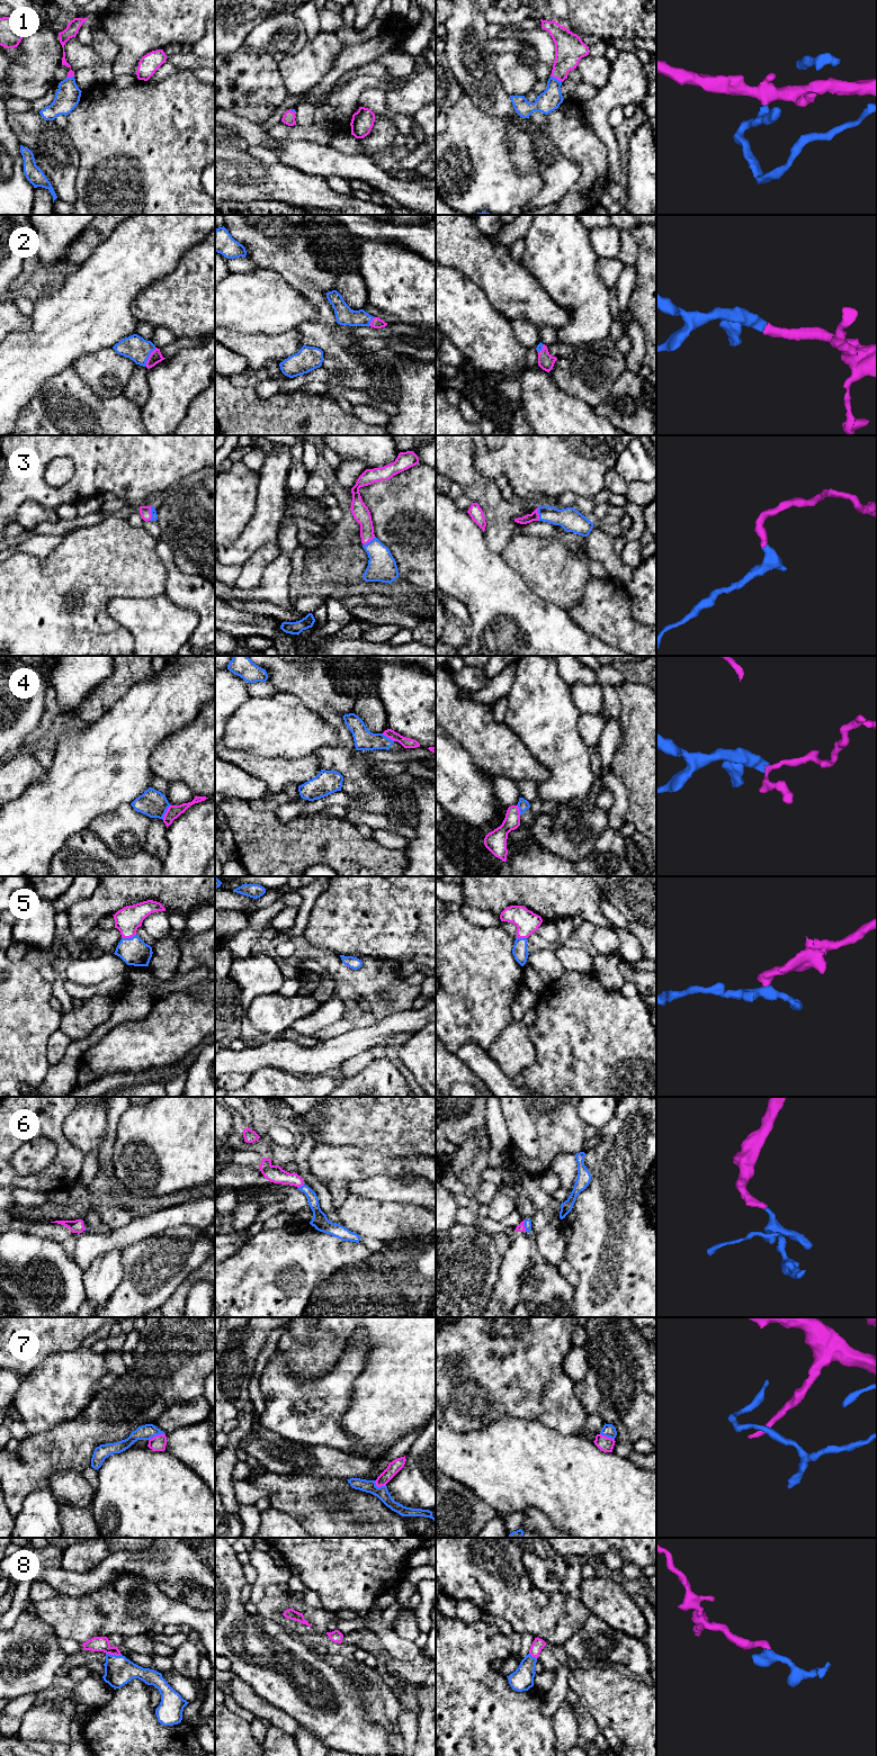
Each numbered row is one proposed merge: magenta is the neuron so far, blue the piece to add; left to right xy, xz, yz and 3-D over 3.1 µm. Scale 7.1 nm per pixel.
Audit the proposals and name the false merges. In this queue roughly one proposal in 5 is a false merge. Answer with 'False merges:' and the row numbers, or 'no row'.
False merges: 4, 7

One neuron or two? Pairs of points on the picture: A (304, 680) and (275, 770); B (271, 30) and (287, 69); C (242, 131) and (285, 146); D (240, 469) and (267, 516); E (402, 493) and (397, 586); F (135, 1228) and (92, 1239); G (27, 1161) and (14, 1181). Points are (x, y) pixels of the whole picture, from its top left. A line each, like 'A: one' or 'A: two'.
A: two
B: two
C: one
D: two
E: two
F: one
G: two

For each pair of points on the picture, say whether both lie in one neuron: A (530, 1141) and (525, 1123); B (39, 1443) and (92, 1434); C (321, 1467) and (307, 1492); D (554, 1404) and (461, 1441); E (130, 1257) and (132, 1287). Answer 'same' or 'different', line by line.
A: same
B: same
C: different
D: different
E: same

